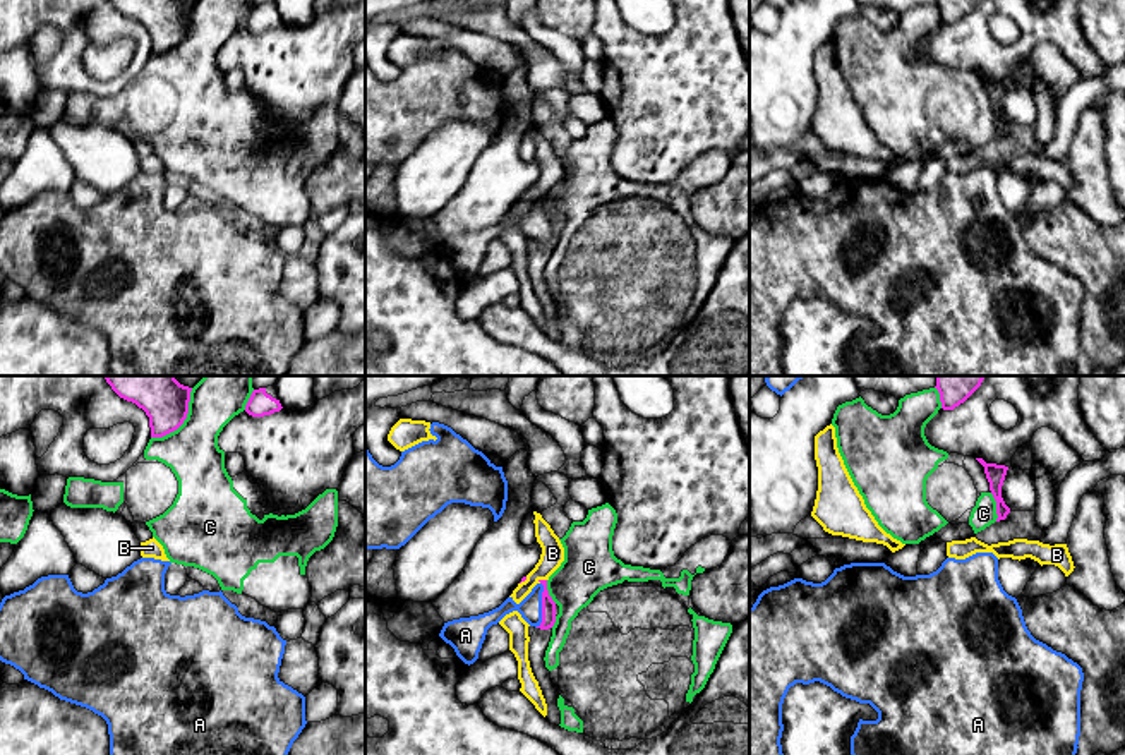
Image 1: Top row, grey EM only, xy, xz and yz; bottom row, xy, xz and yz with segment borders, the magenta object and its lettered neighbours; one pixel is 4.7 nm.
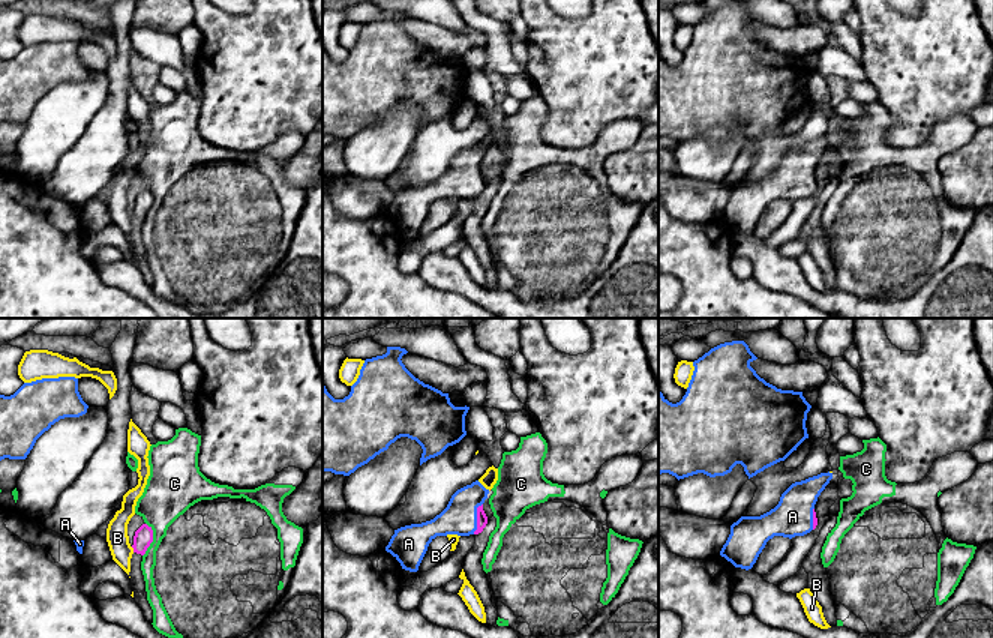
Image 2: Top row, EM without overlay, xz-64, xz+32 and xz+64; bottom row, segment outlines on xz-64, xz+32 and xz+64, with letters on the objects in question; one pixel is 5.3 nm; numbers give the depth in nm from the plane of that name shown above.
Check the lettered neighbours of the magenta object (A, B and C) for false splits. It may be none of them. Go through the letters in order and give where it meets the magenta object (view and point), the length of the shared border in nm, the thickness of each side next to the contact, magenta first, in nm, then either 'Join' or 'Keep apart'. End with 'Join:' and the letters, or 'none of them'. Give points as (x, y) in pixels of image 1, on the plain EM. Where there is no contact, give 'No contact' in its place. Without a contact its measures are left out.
A: Touches magenta at xz (542, 220). Shared border 220 nm. Thickness 60 nm (magenta) against 110 nm. Join
B: Touches magenta at xz (541, 196). Shared border 50 nm. Thickness 60 nm (magenta) against 110 nm. Keep apart
C: Touches magenta at xy (184, 35). Shared border 300 nm. Thickness 200 nm (magenta) against 260 nm. Keep apart
Join: A

